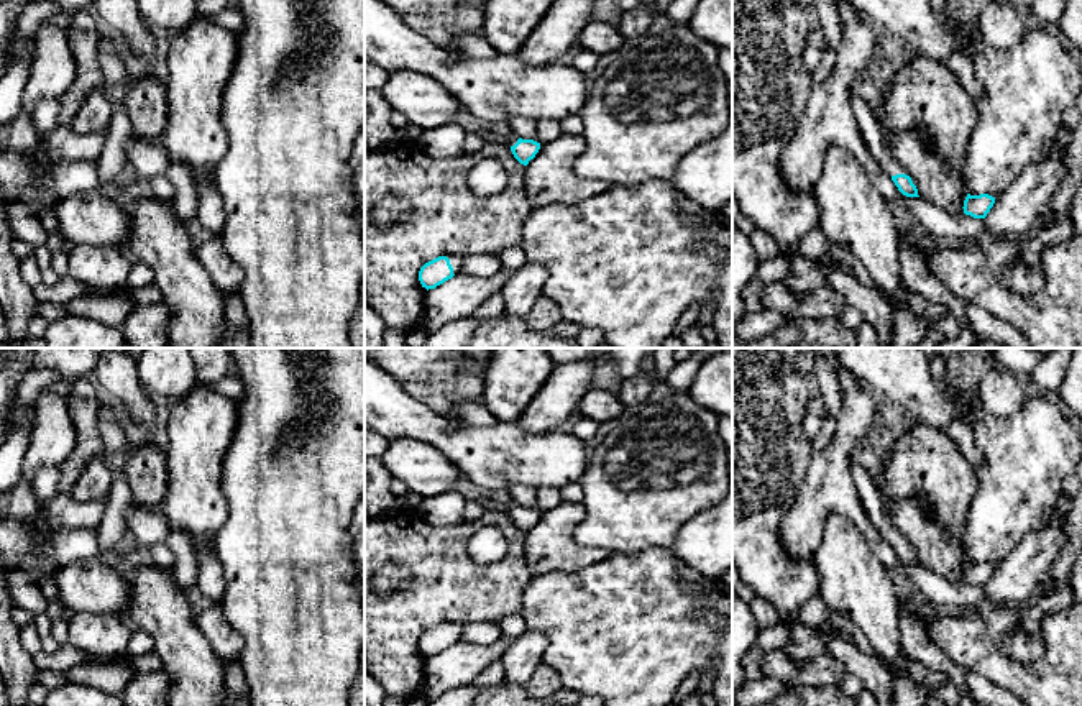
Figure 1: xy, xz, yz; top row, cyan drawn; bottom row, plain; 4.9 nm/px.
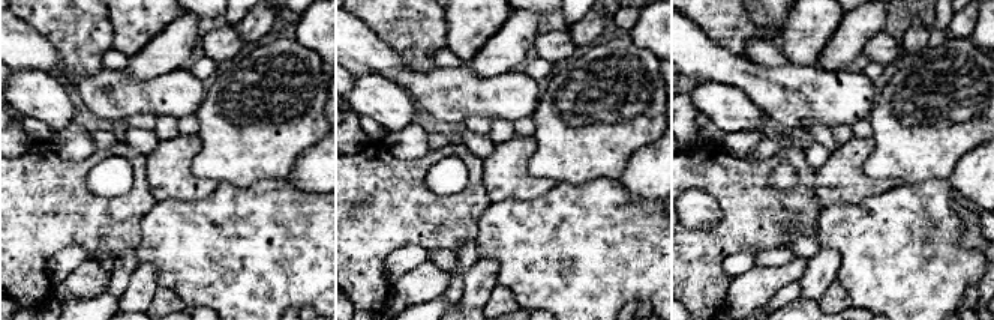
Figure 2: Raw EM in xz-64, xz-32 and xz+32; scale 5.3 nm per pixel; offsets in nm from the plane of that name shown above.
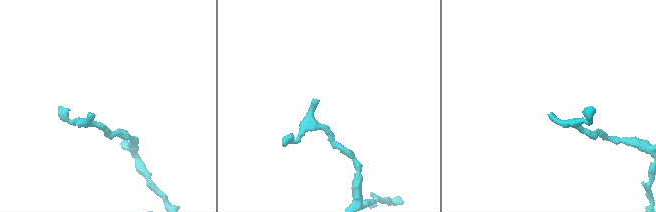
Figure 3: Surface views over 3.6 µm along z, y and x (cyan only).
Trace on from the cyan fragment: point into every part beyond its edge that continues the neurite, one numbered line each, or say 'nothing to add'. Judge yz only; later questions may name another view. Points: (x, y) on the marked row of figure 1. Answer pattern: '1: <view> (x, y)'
1: yz (872, 132)

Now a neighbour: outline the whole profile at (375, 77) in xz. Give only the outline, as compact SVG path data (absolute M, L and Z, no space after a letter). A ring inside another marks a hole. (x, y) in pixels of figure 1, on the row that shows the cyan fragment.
M364 57L364 89L381 89L389 79L389 72Z

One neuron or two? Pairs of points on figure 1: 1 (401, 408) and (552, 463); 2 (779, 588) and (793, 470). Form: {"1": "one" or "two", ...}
{"1": "one", "2": "one"}

